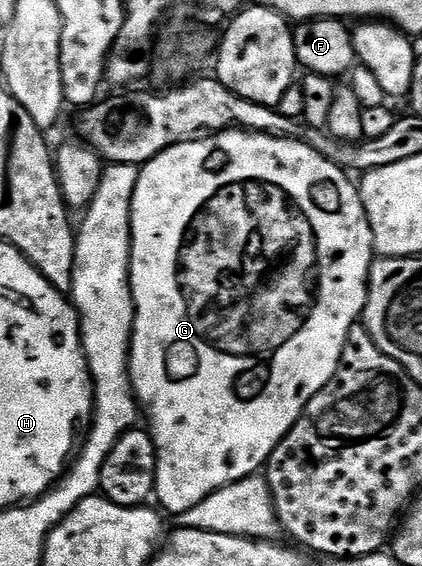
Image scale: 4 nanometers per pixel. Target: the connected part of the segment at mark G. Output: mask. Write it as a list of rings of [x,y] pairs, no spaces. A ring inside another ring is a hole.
[[[229,128],[227,132],[213,132],[203,138],[187,140],[181,144],[170,146],[162,150],[150,162],[146,162],[140,168],[138,186],[134,190],[132,199],[132,265],[130,266],[130,282],[132,283],[132,297],[136,307],[136,317],[132,327],[132,349],[128,355],[128,373],[132,379],[132,390],[136,394],[139,407],[148,415],[147,427],[152,434],[152,441],[156,447],[156,491],[154,500],[165,513],[177,512],[183,514],[189,512],[198,502],[202,502],[210,494],[230,486],[234,482],[244,480],[247,476],[255,476],[267,465],[268,460],[274,454],[274,450],[286,438],[286,434],[298,422],[298,418],[304,413],[304,407],[330,382],[330,378],[338,370],[338,362],[342,358],[342,350],[346,346],[346,338],[350,330],[363,317],[366,298],[368,297],[368,275],[372,269],[374,249],[372,246],[372,231],[366,210],[362,206],[359,187],[354,183],[353,177],[345,169],[338,167],[333,160],[327,160],[318,150],[314,150],[303,139],[290,136],[267,136],[261,132],[245,132],[242,128]]]

